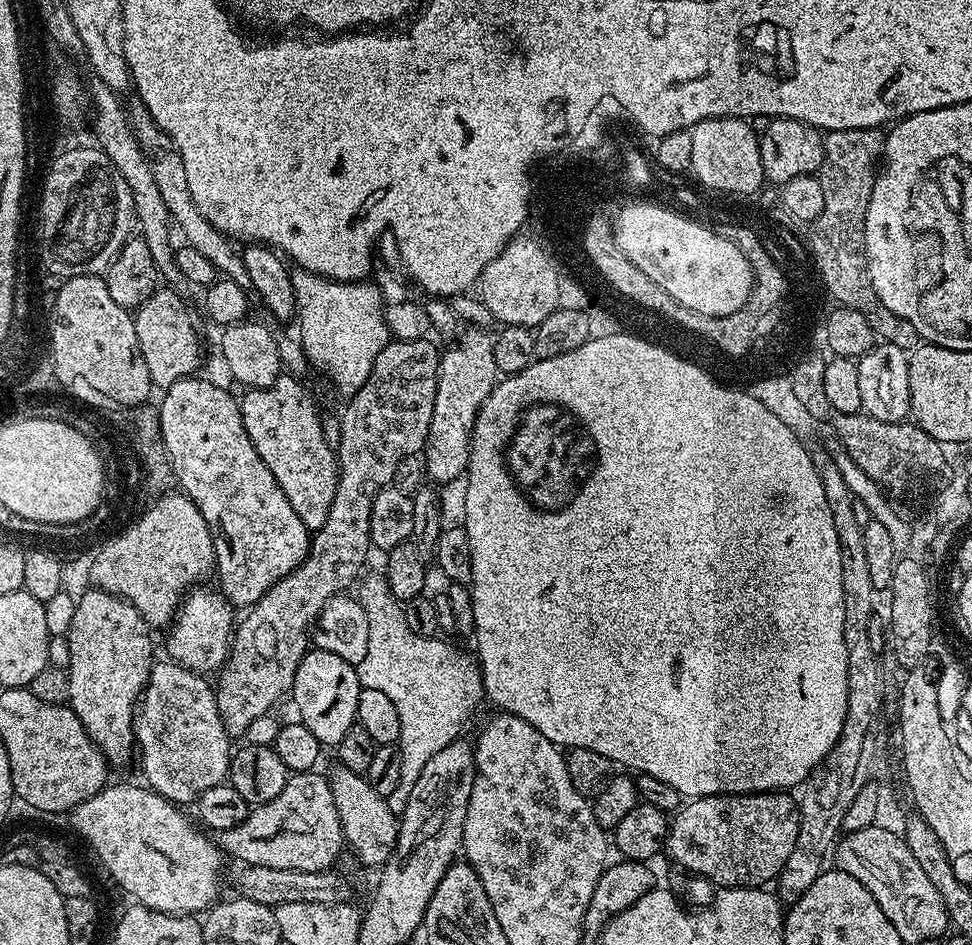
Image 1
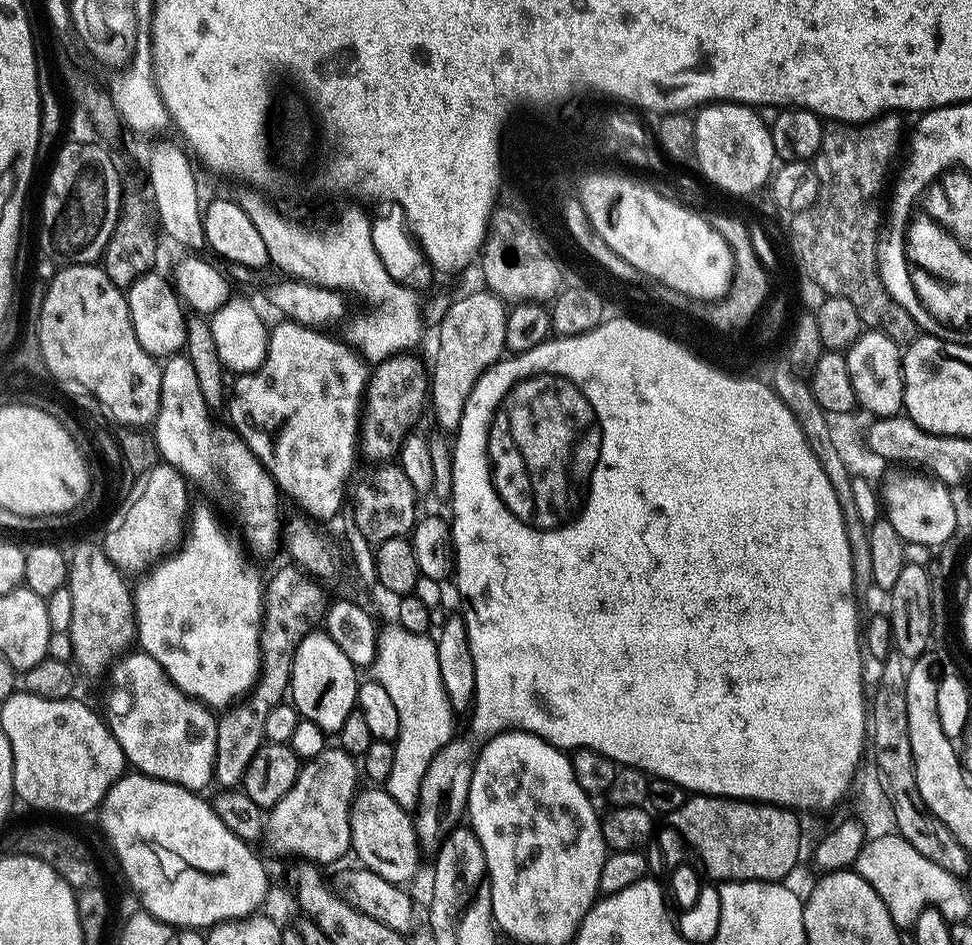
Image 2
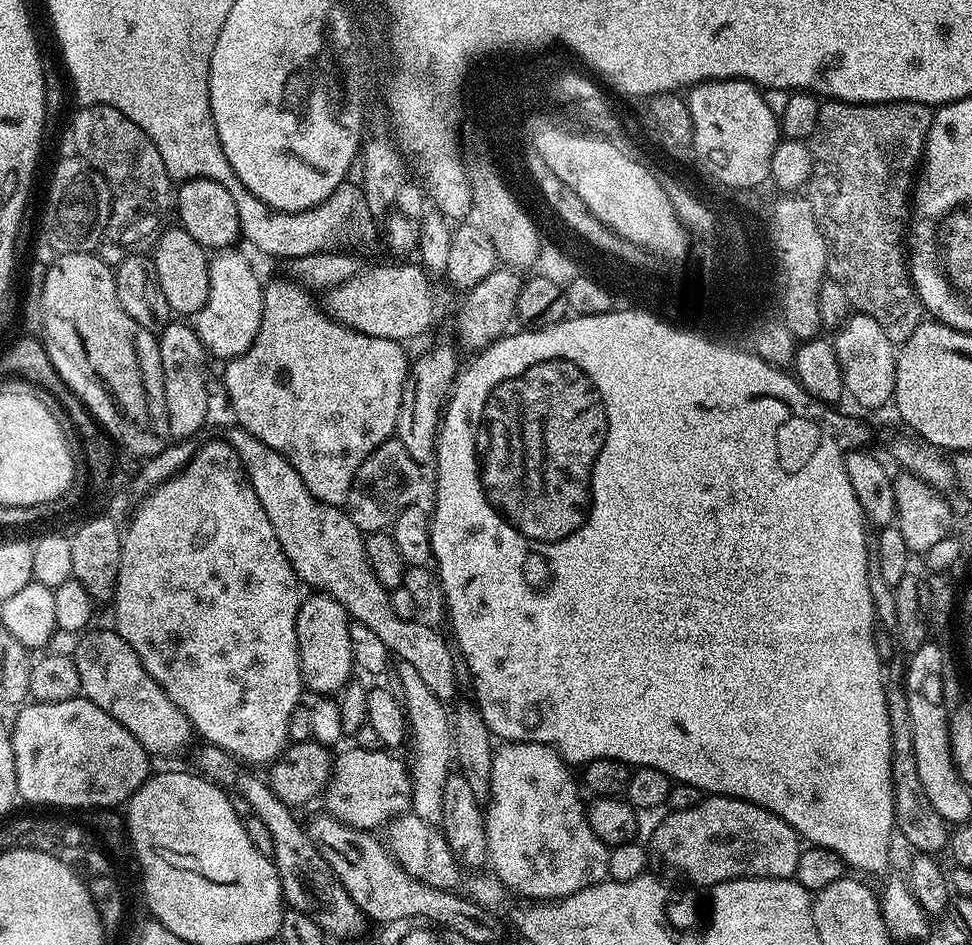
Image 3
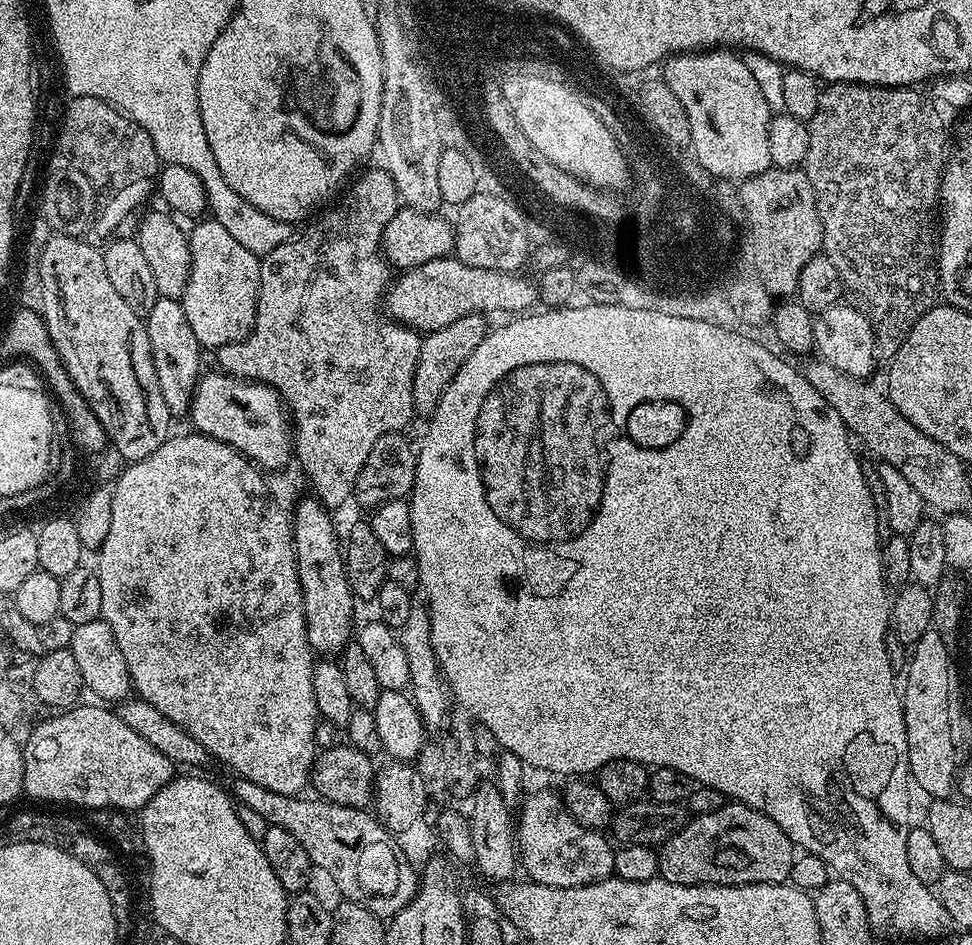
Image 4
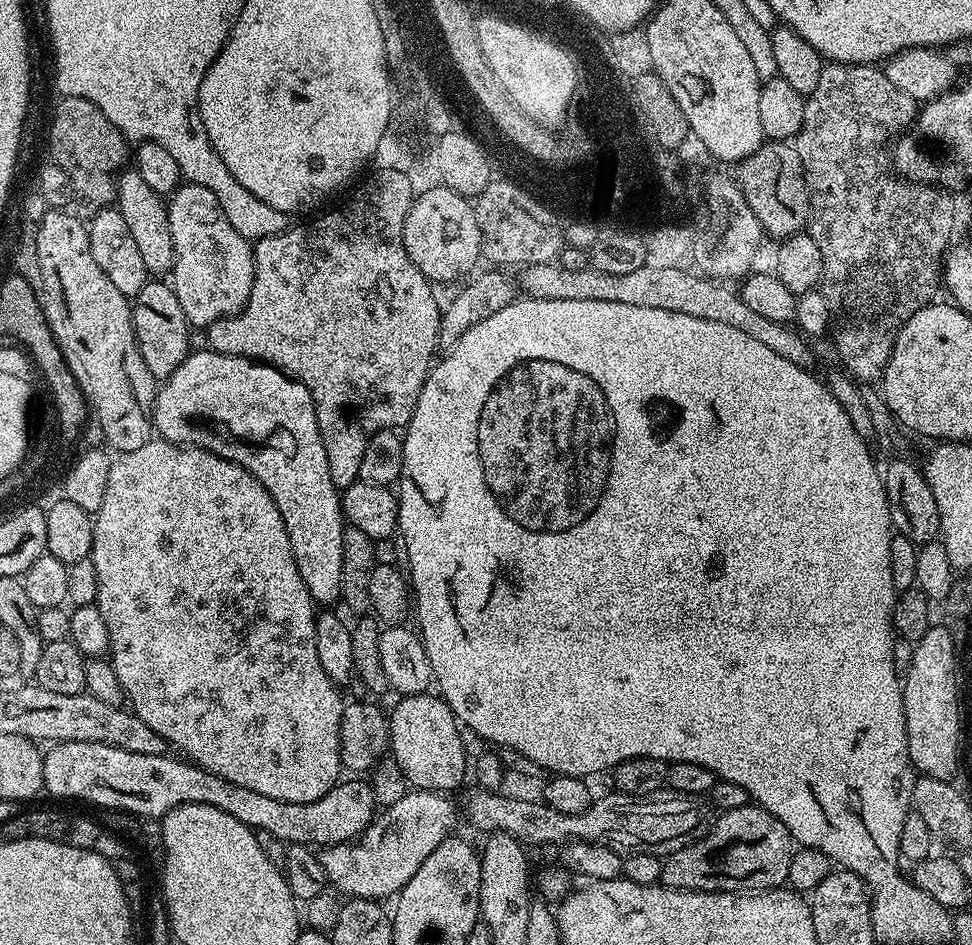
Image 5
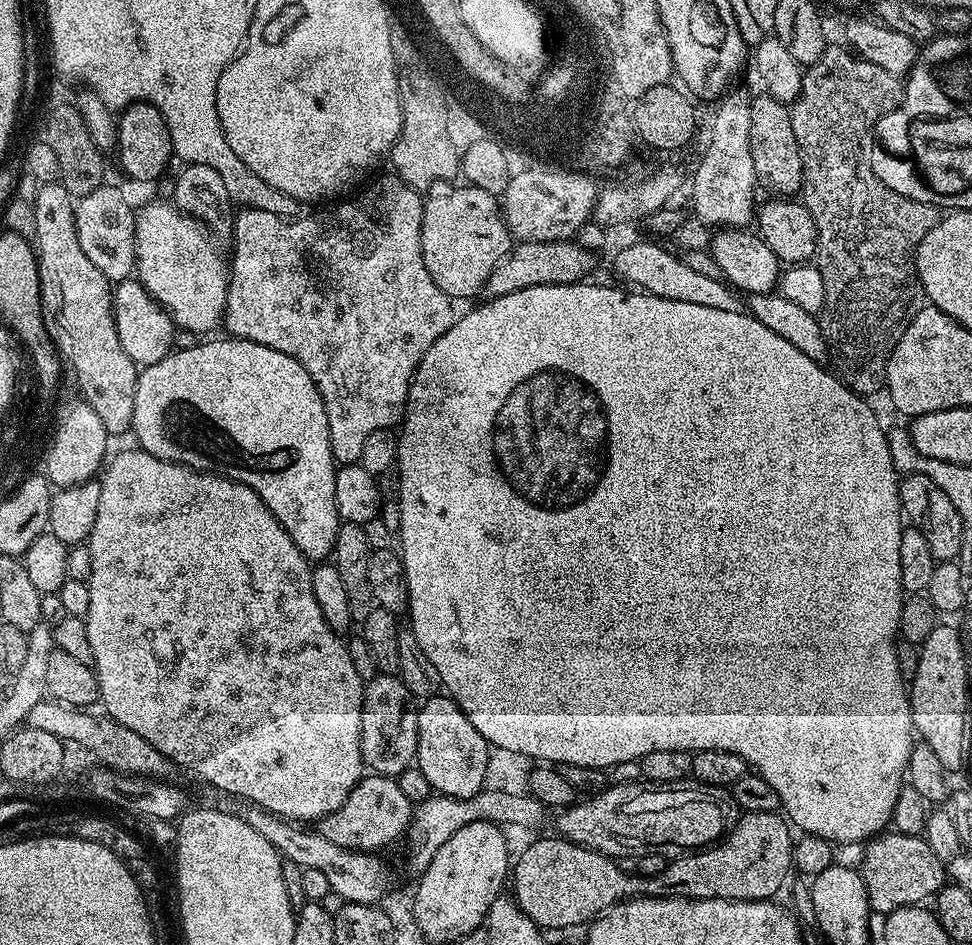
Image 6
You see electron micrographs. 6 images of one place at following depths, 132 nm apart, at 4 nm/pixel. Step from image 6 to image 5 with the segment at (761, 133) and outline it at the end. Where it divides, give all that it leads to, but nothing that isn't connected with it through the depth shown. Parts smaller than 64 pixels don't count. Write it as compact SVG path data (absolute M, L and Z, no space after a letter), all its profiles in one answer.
M765 142L760 145L754 154L750 154L745 160L739 161L740 176L738 183L742 194L751 210L757 215L758 222L769 237L787 238L795 236L797 232L805 231L810 220L808 207L808 184L804 181L804 167L800 161L800 155L795 146L788 142Z

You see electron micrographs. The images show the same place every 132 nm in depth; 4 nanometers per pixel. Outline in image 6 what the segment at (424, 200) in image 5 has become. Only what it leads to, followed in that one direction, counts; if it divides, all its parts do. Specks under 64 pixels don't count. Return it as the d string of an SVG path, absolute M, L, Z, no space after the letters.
M452 182L434 184L424 196L422 258L430 278L453 301L460 302L483 293L490 274L513 247L514 237L504 219L501 201L494 194L481 188L456 186Z

